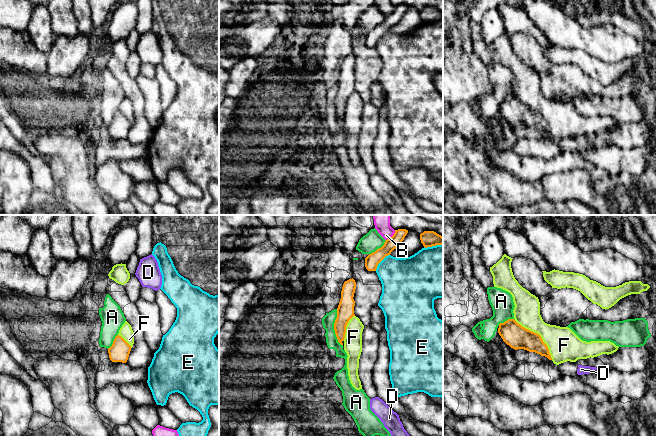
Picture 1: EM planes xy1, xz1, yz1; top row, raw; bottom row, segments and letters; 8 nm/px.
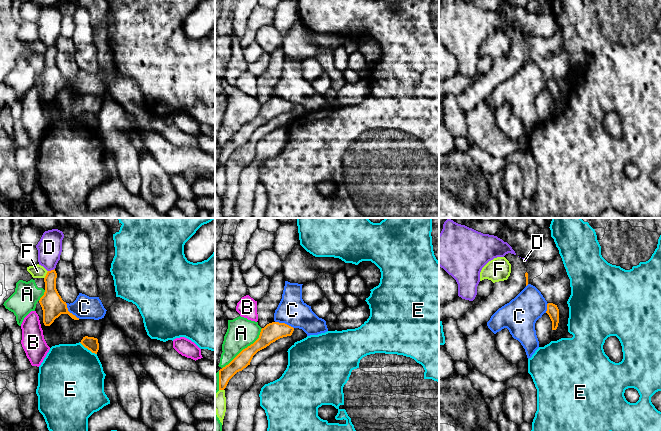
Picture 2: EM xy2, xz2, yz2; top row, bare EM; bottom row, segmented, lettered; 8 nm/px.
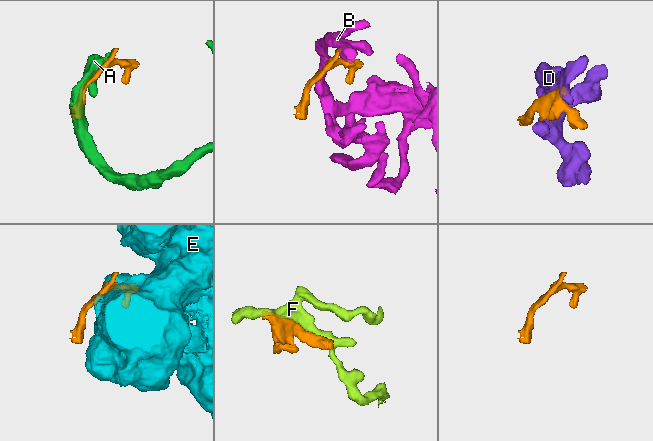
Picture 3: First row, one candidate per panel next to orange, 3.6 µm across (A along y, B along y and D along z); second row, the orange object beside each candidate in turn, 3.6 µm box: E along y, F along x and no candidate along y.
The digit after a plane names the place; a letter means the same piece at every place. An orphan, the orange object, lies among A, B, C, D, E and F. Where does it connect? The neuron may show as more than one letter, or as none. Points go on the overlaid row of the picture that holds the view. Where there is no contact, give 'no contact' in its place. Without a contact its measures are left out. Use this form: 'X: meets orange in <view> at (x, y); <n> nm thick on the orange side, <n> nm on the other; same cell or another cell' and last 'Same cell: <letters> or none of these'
A: meets orange in xz2 at (245, 348); 150 nm thick on the orange side, 240 nm on the other; another cell
B: meets orange in xz1 at (392, 236); 110 nm thick on the orange side, 140 nm on the other; another cell
C: meets orange in xy2 at (69, 312); 180 nm thick on the orange side, 190 nm on the other; another cell
D: meets orange in xy2 at (51, 270); 170 nm thick on the orange side, 200 nm on the other; another cell
E: meets orange in xz1 at (380, 261); 110 nm thick on the orange side, 380 nm on the other; another cell
F: meets orange in yz1 at (539, 335); 190 nm thick on the orange side, 260 nm on the other; another cell
Same cell: none of these

